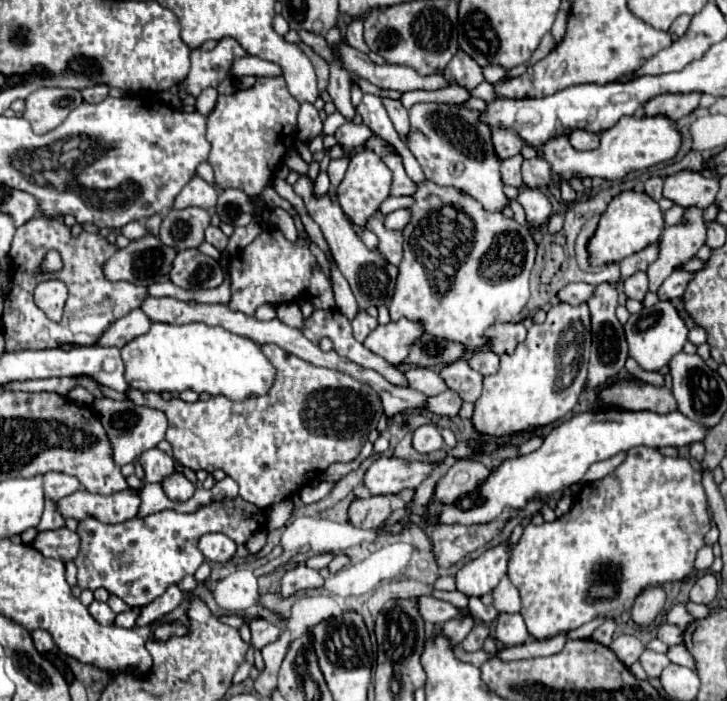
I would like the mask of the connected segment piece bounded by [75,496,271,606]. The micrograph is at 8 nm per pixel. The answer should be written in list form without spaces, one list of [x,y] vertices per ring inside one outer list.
[[[241,496],[233,498],[221,498],[221,500],[213,500],[207,506],[201,506],[197,512],[193,514],[181,514],[175,510],[163,510],[145,518],[131,518],[125,520],[121,524],[101,524],[95,518],[85,518],[79,522],[77,526],[77,534],[81,538],[81,548],[79,554],[75,558],[75,566],[77,566],[77,586],[81,590],[89,588],[89,590],[97,590],[97,588],[105,588],[111,594],[119,596],[125,604],[129,606],[147,606],[149,602],[153,602],[157,596],[161,596],[165,592],[167,586],[177,584],[185,574],[195,574],[195,570],[205,562],[205,556],[201,554],[201,550],[197,548],[197,542],[203,534],[207,532],[223,532],[229,534],[237,544],[245,544],[259,528],[269,524],[269,508],[259,508],[247,500],[243,500]]]

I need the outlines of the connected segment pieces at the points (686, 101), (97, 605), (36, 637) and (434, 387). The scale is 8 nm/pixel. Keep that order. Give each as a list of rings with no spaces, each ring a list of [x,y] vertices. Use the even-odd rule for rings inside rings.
[[[689,92],[689,94],[659,94],[653,100],[645,104],[645,114],[667,114],[673,120],[681,120],[683,116],[691,114],[699,104],[701,94]]]
[[[93,600],[91,606],[89,606],[89,614],[103,626],[111,626],[115,622],[115,614],[111,612],[111,608],[105,604],[105,602],[99,602],[99,600]]]
[[[33,630],[33,632],[31,632],[31,636],[33,636],[33,642],[35,642],[35,648],[37,648],[41,654],[49,652],[49,650],[55,646],[55,642],[53,642],[51,634],[49,634],[49,632],[45,632],[45,630]]]
[[[409,368],[405,374],[409,380],[409,386],[427,396],[435,396],[435,394],[441,394],[443,390],[447,390],[445,382],[431,368]]]

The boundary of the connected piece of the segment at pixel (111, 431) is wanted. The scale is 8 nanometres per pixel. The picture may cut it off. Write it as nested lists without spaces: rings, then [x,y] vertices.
[[[99,398],[93,404],[95,412],[99,414],[99,420],[103,422],[103,428],[107,430],[111,444],[113,444],[113,458],[119,462],[119,466],[135,462],[137,456],[143,450],[155,448],[163,438],[167,430],[167,416],[163,410],[147,408],[147,406],[137,406],[131,400],[111,400],[111,398]]]

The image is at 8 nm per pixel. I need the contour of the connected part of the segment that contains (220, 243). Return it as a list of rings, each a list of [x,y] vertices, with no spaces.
[[[209,226],[205,230],[205,240],[209,244],[213,244],[217,250],[225,250],[227,248],[227,236],[217,228],[217,226]]]

